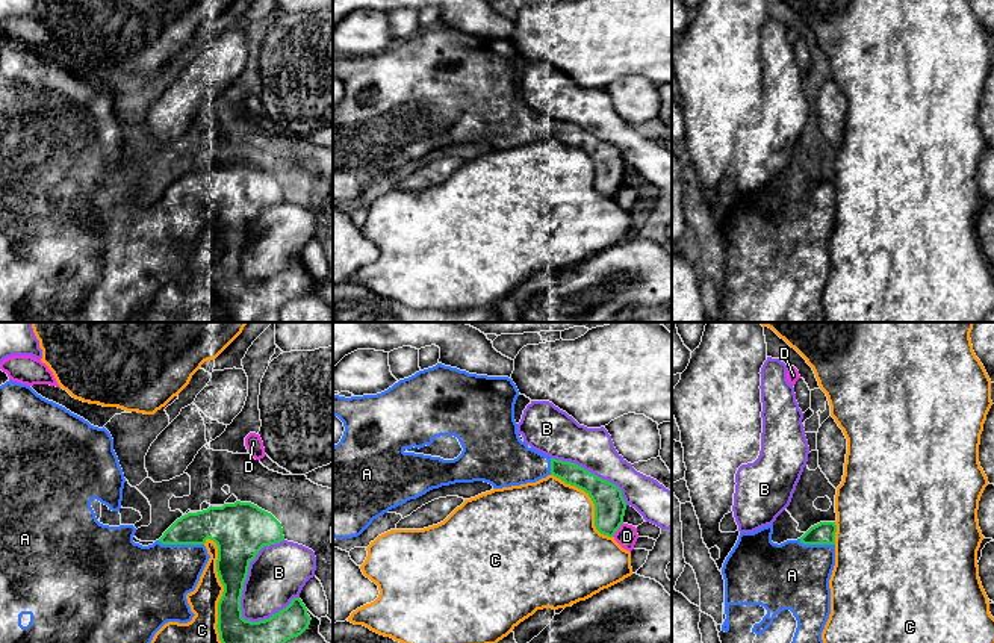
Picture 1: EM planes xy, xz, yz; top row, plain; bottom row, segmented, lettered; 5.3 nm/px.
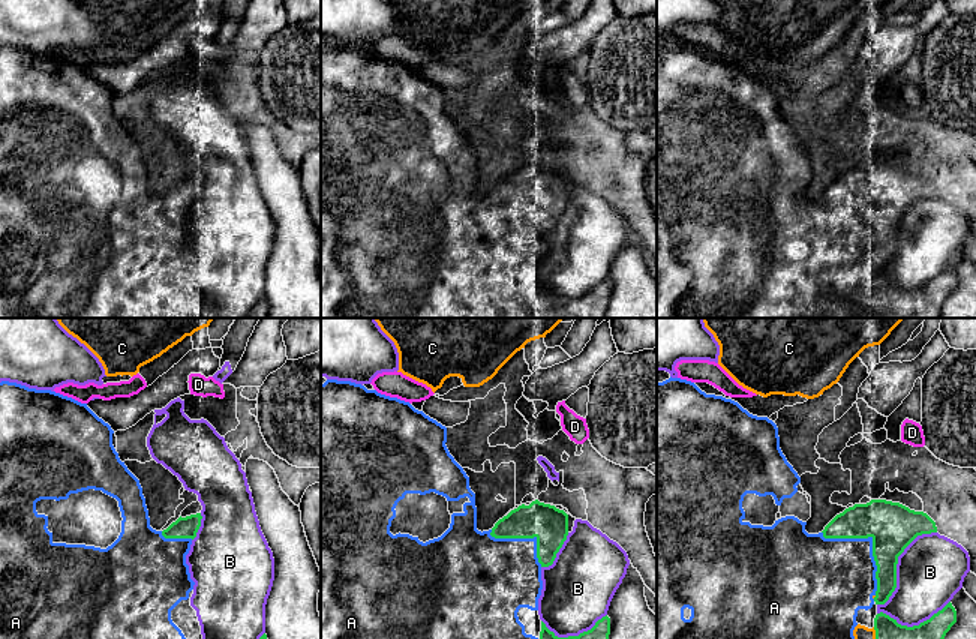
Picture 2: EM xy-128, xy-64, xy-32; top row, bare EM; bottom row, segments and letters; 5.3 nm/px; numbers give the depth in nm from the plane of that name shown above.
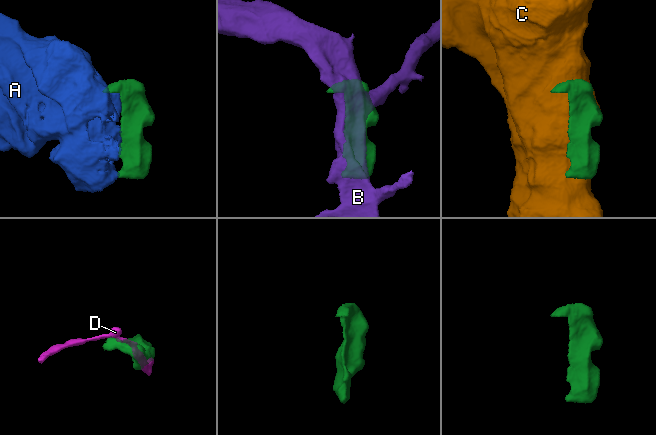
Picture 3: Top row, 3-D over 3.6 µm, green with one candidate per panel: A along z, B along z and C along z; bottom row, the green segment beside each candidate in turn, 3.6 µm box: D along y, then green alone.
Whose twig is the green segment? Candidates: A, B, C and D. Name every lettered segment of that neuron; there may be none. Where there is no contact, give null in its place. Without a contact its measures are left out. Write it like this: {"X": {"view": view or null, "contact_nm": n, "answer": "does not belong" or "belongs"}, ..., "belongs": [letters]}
{"A": {"view": "xy", "contact_nm": 240, "answer": "belongs"}, "B": {"view": "xy", "contact_nm": 480, "answer": "does not belong"}, "C": {"view": "xy", "contact_nm": 550, "answer": "does not belong"}, "D": {"view": "xz", "contact_nm": 100, "answer": "does not belong"}, "belongs": ["A"]}

